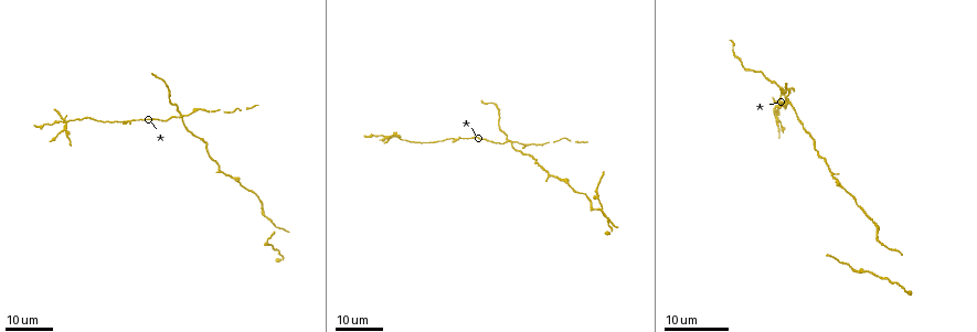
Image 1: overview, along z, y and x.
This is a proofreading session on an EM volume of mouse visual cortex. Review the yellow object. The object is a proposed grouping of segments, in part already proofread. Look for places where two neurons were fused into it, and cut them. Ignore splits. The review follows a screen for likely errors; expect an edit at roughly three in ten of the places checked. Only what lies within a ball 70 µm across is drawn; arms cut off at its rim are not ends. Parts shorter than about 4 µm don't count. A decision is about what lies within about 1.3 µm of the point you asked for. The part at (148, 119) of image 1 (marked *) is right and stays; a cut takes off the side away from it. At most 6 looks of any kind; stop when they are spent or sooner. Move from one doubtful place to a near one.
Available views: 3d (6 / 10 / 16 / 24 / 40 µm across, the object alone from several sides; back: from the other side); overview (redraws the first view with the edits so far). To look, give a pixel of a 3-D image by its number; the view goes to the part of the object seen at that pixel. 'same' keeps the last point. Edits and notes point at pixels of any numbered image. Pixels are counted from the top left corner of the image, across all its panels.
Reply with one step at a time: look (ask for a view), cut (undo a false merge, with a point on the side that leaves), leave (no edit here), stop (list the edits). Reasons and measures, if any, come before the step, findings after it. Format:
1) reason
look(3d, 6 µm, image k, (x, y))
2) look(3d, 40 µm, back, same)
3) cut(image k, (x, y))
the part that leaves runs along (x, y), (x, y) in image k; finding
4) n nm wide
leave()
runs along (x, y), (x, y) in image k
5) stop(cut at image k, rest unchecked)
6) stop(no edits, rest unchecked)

looks like a crossing
look(3d, 16 µm, image 1, (511, 139))

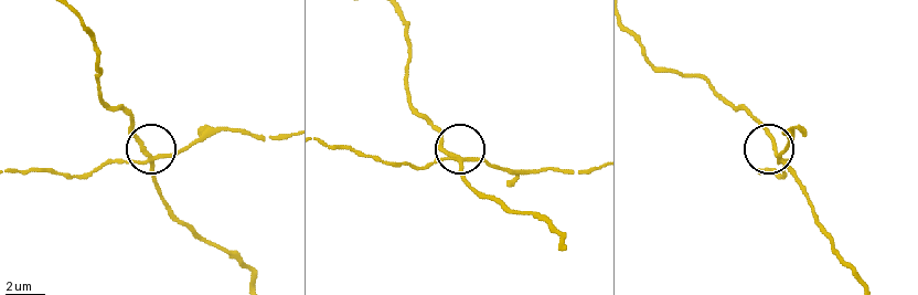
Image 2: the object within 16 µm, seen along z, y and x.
look(3d, 10 µm, image 2, (776, 153))

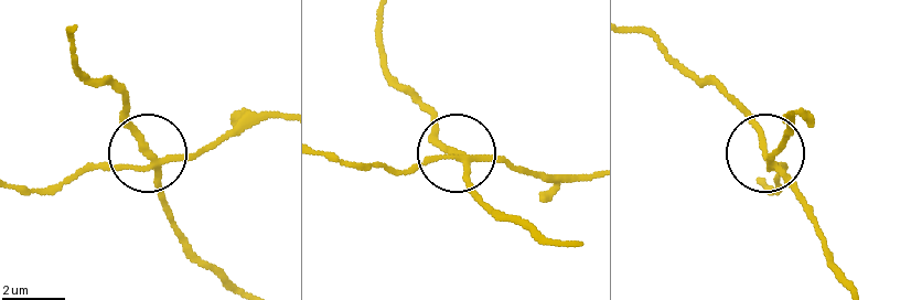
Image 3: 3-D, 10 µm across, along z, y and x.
4 arms
cut(image 3, (131, 122))
two neurons meet here

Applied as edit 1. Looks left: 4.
thick turns thin
look(3d, 24 µm, image 1, (461, 137))

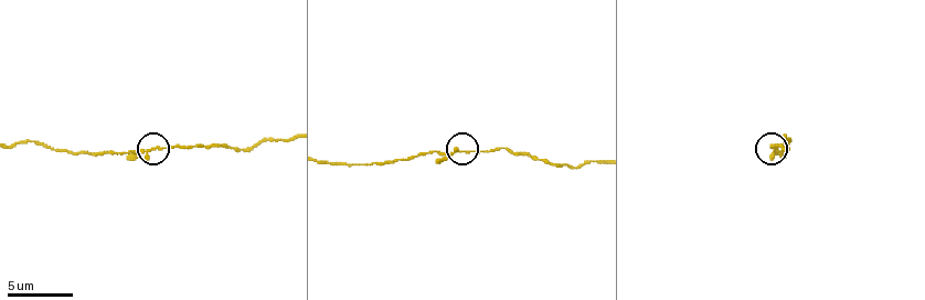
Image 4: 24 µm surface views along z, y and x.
look(3d, 6 µm, image 4, (157, 148))

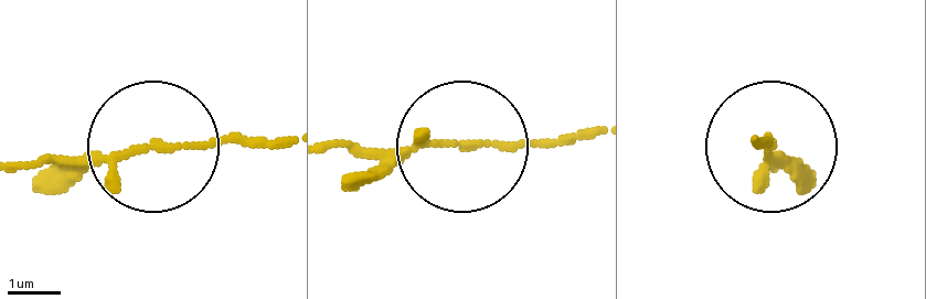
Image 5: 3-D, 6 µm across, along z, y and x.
leave()
runs along (589, 134), (536, 147), (330, 147) in image 5; continuous, no second neuron

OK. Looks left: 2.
looks like a crossing
look(3d, 24 µm, image 1, (775, 105))

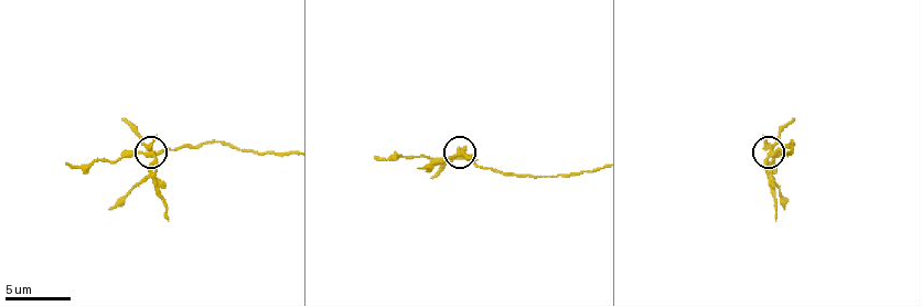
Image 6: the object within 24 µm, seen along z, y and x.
closer look
look(3d, 10 µm, image 6, (152, 155))

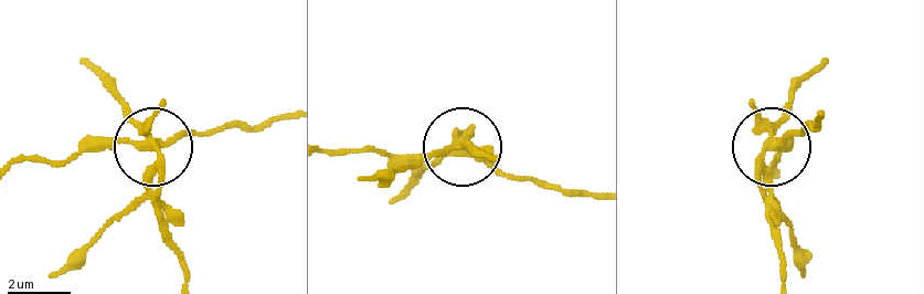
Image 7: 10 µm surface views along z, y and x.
side arm 6 µm
cut(image 7, (124, 106))
the part that leaves runs along (149, 143), (157, 164), (149, 179), (49, 274) in image 7; a second neuron is stuck on

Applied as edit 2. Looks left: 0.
stop(cut at image 3, cut at image 7, rest unchecked)

